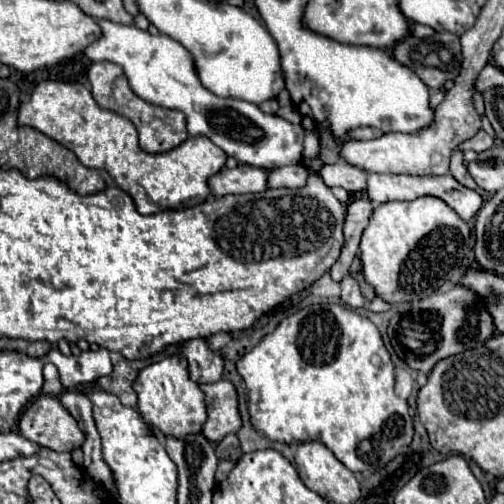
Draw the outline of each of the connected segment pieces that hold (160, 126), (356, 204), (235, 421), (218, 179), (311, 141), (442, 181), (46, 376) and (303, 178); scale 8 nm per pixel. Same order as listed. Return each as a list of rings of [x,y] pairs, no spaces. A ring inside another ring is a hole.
[[[95,62],[95,64],[91,64],[87,76],[89,76],[89,82],[91,82],[91,92],[93,92],[95,102],[105,110],[127,116],[135,124],[135,128],[139,132],[139,146],[145,152],[151,152],[151,154],[167,152],[167,150],[175,148],[177,144],[181,144],[183,140],[187,140],[183,112],[165,110],[161,106],[153,106],[153,104],[141,100],[137,94],[131,92],[131,88],[125,82],[125,74],[117,64],[113,64],[113,62]]]
[[[359,198],[359,200],[353,200],[349,206],[347,206],[347,218],[345,218],[345,244],[343,244],[343,250],[341,250],[341,256],[339,260],[333,264],[331,268],[331,278],[341,282],[341,278],[349,272],[349,266],[359,250],[359,240],[361,240],[361,234],[369,222],[369,216],[371,216],[371,210],[373,210],[373,204],[367,200],[367,198]]]
[[[219,380],[213,384],[203,384],[207,422],[203,424],[203,436],[211,442],[221,442],[227,434],[241,428],[239,402],[235,386],[229,380]]]
[[[239,164],[235,168],[223,168],[211,176],[209,186],[215,196],[261,192],[267,190],[267,172],[249,164]]]
[[[307,132],[303,158],[305,158],[305,160],[311,160],[311,158],[315,158],[315,156],[317,156],[317,152],[319,152],[319,140],[317,140],[317,138],[315,138],[311,132]]]
[[[369,174],[367,180],[367,196],[373,204],[381,204],[381,202],[389,202],[389,200],[415,200],[419,196],[437,196],[441,200],[445,200],[465,222],[469,222],[477,210],[483,204],[483,198],[479,196],[479,192],[465,188],[463,184],[459,184],[451,174],[443,174],[443,176],[409,176],[409,174]]]
[[[45,364],[43,368],[43,394],[51,394],[51,396],[59,396],[63,392],[63,386],[59,382],[59,372],[53,364]]]
[[[303,164],[283,166],[269,172],[269,188],[301,188],[307,182],[307,168]]]

